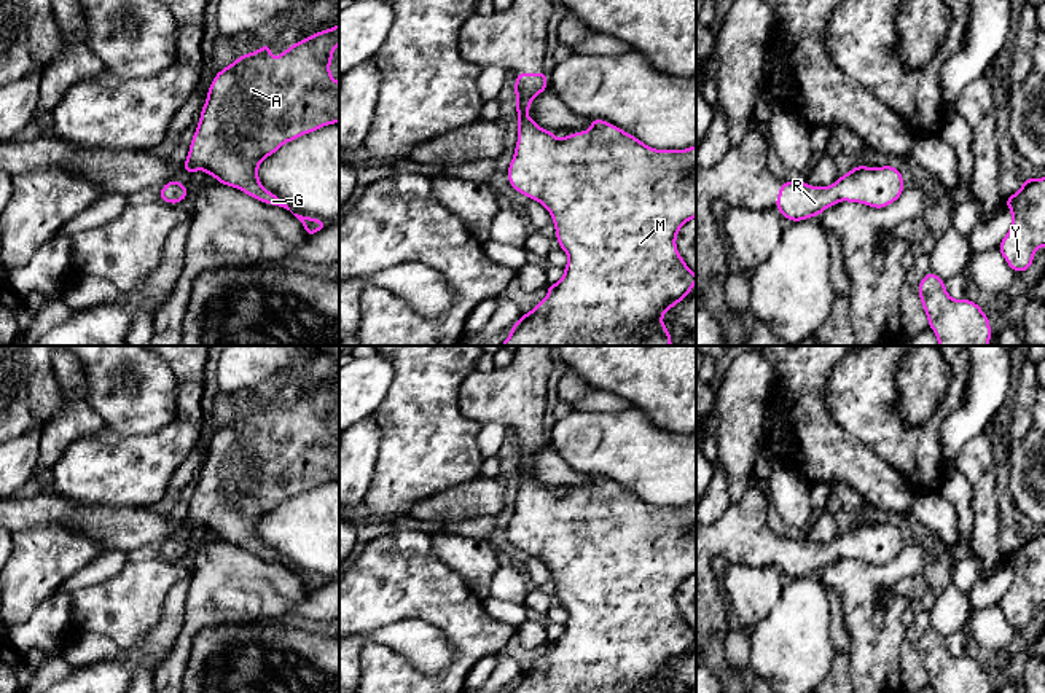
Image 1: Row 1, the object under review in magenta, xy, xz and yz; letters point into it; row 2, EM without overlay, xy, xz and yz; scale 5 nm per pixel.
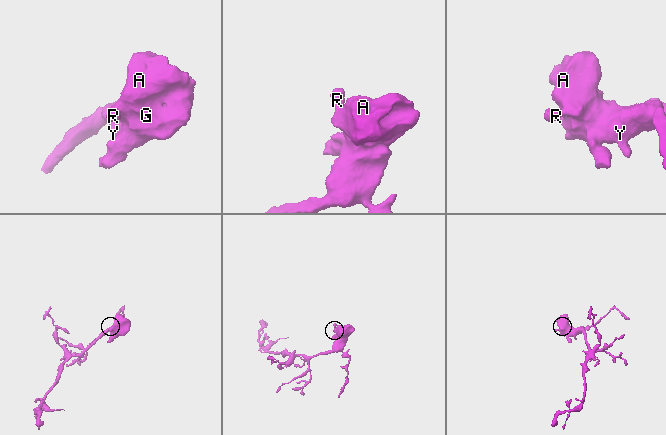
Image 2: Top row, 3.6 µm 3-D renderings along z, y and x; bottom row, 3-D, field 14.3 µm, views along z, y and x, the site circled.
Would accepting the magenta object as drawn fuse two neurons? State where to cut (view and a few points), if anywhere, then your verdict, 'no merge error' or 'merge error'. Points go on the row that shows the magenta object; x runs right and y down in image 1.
no cut; no merge error

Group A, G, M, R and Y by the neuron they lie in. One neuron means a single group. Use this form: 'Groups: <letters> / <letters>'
Groups: A G M R Y

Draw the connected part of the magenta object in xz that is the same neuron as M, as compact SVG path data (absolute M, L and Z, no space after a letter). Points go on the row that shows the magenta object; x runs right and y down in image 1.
M516 72L516 115L518 121L518 142L515 156L508 166L508 183L521 194L540 202L553 217L558 245L567 253L569 263L564 268L564 277L556 284L548 284L548 295L530 312L522 314L519 320L510 328L511 335L500 346L672 346L671 331L661 322L661 317L685 300L696 284L696 276L680 256L675 237L680 228L696 217L696 145L687 150L655 150L642 143L637 137L624 132L621 127L610 124L604 119L593 118L591 127L583 132L566 134L559 140L554 132L542 129L534 119L527 116L530 102L535 96L548 89L548 76L543 72L522 73Z

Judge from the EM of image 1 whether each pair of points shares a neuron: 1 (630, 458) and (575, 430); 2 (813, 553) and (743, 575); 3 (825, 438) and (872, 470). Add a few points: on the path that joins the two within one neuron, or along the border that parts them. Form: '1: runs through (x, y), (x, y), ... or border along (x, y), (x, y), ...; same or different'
1: runs through (617, 450), (596, 450), (588, 442); same
2: border along (736, 564), (774, 564), (784, 574); different
3: runs through (837, 450), (861, 469); same

